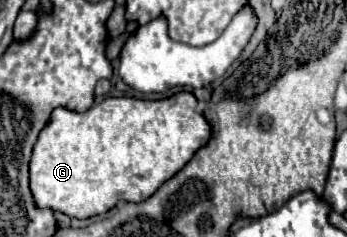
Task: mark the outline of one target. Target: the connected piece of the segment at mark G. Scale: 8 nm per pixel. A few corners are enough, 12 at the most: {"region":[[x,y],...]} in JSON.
{"region":[[197,99],[57,107],[33,147],[37,207],[145,201],[211,137]]}

